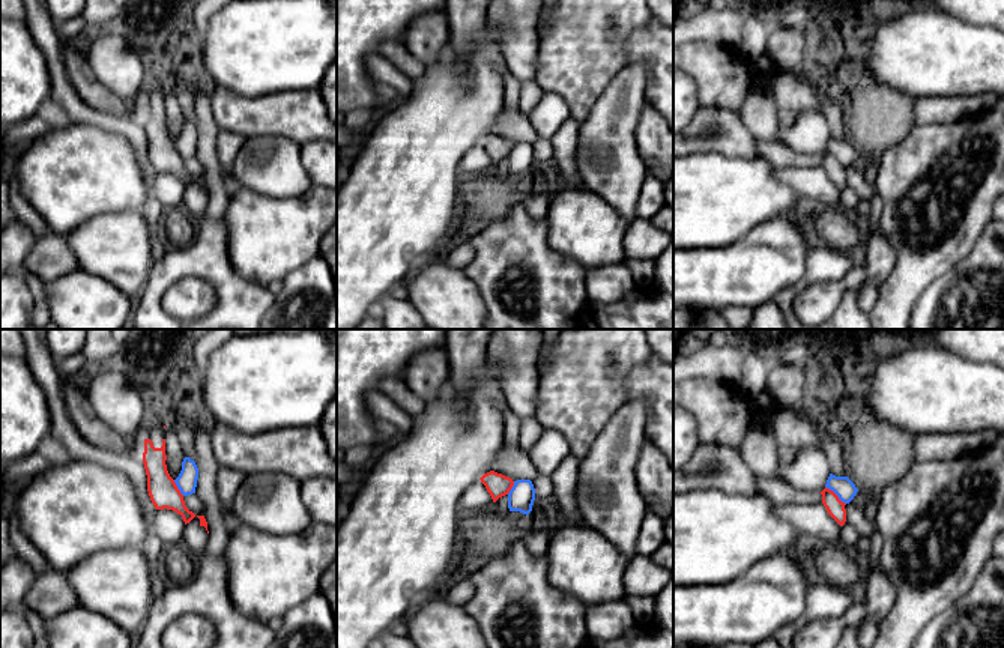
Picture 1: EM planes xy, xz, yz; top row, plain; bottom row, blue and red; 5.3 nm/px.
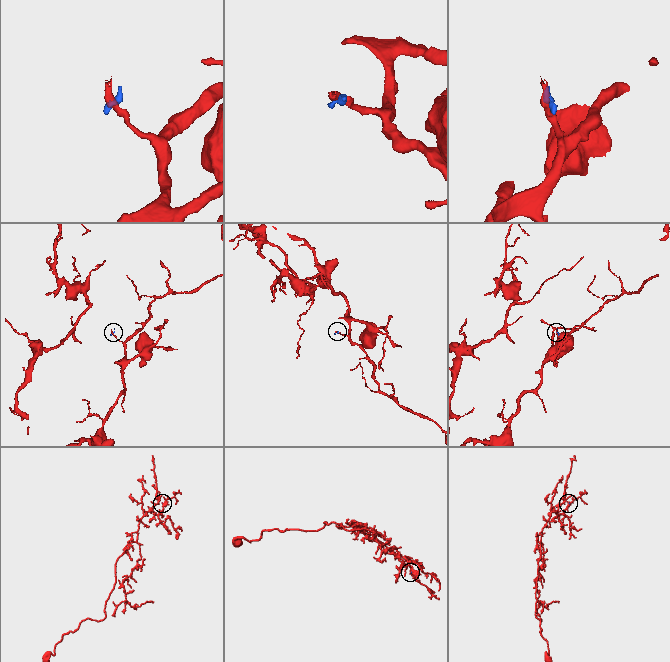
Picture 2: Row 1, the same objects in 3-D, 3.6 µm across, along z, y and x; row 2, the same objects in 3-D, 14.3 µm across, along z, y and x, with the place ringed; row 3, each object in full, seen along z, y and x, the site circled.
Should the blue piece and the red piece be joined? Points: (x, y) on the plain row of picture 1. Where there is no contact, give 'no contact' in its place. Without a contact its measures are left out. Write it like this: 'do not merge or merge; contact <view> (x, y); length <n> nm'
do not merge; contact yz (836, 157); length 150 nm

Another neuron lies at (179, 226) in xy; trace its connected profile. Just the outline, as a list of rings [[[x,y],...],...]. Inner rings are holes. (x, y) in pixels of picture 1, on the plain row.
[[[185,207],[170,209],[164,212],[162,227],[171,247],[183,247],[195,236],[195,224]]]

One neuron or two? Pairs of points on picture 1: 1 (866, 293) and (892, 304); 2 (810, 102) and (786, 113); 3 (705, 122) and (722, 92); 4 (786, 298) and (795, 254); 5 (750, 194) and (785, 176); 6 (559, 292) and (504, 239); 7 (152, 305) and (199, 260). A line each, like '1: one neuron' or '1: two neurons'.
1: two neurons
2: one neuron
3: two neurons
4: two neurons
5: two neurons
6: one neuron
7: one neuron

